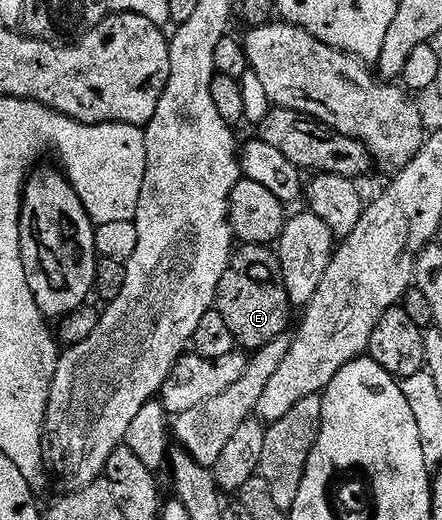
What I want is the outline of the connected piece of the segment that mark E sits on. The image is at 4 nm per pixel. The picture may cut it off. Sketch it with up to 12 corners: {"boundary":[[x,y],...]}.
{"boundary":[[240,244],[214,308],[247,351],[292,328],[279,254]]}

